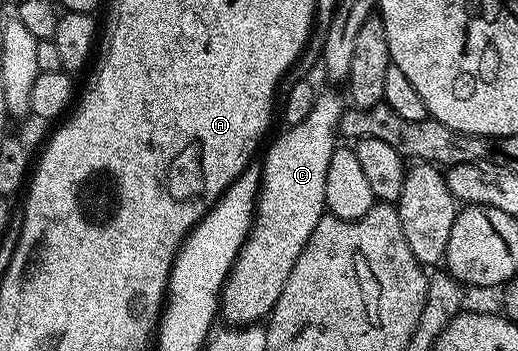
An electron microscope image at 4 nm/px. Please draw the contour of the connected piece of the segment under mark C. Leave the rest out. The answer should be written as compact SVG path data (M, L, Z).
M320 92L309 115L301 123L287 125L261 157L262 184L251 230L232 263L221 294L221 317L228 326L253 325L270 314L285 287L285 279L289 279L289 271L293 271L293 263L297 263L297 255L301 255L309 235L313 235L313 227L325 215L325 171L329 171L329 159L337 148L337 126L345 112L345 97L339 93Z

